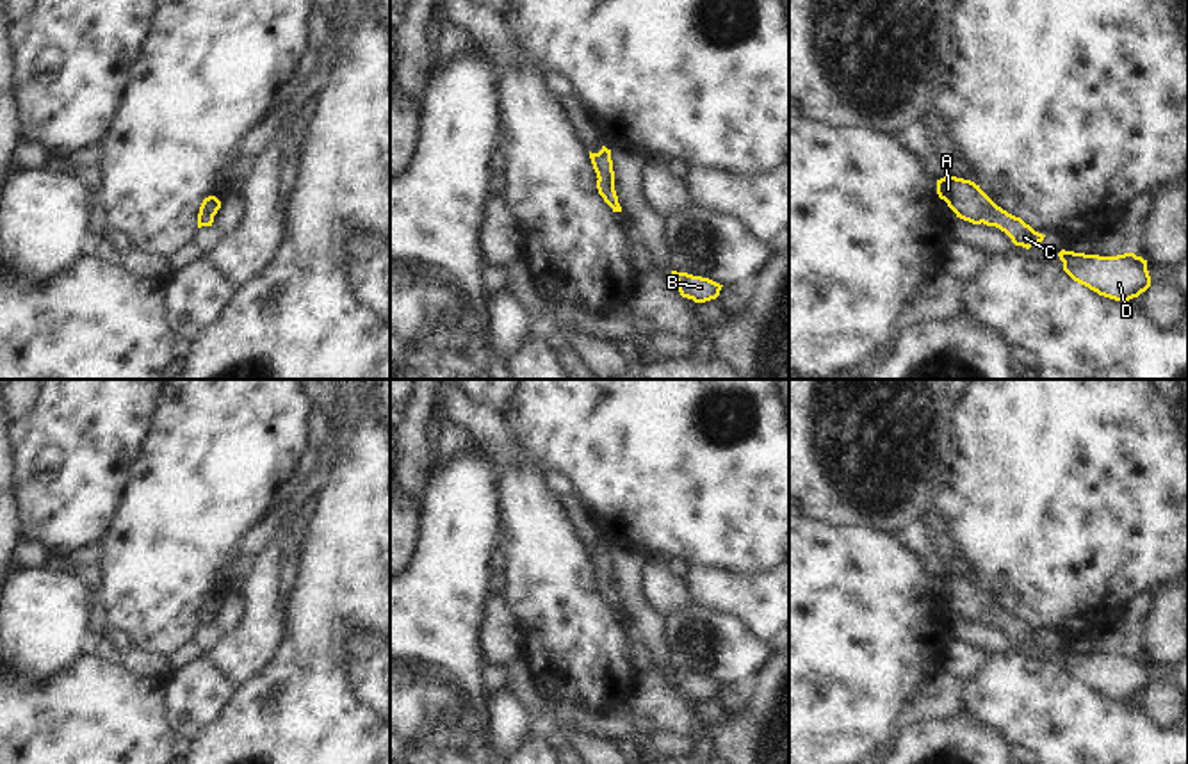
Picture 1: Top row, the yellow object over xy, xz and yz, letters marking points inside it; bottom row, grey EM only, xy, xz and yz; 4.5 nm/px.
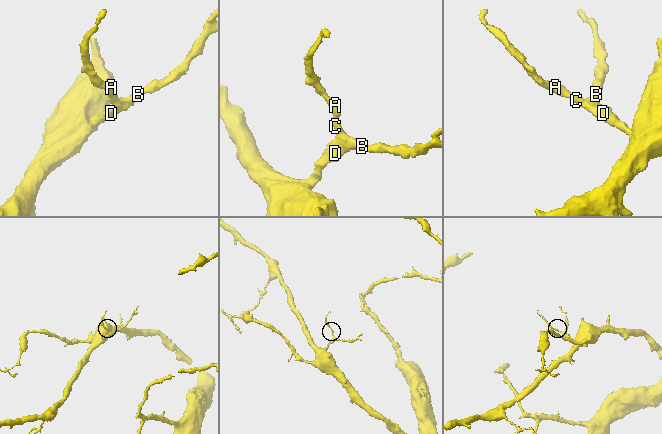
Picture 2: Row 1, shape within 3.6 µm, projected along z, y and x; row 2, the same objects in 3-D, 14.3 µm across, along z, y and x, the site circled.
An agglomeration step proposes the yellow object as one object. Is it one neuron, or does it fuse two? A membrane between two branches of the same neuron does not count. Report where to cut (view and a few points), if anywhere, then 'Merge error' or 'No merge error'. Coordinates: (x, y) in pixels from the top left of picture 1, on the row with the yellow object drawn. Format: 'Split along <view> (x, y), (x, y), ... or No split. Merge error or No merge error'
No split. No merge error.

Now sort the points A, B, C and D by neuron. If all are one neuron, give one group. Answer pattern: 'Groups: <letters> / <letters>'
Groups: A B C D.

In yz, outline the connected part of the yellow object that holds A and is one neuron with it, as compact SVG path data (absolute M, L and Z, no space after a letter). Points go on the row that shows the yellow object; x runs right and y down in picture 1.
M944 176L937 180L937 194L948 203L956 217L972 224L996 226L1005 232L1015 246L1029 249L1044 240L1046 235L1035 232L1021 217L1015 217L997 207L981 189L971 180Z

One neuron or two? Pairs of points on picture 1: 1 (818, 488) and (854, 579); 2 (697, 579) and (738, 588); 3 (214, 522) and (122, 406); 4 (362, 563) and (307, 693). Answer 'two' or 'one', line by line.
1: two
2: one
3: two
4: one

